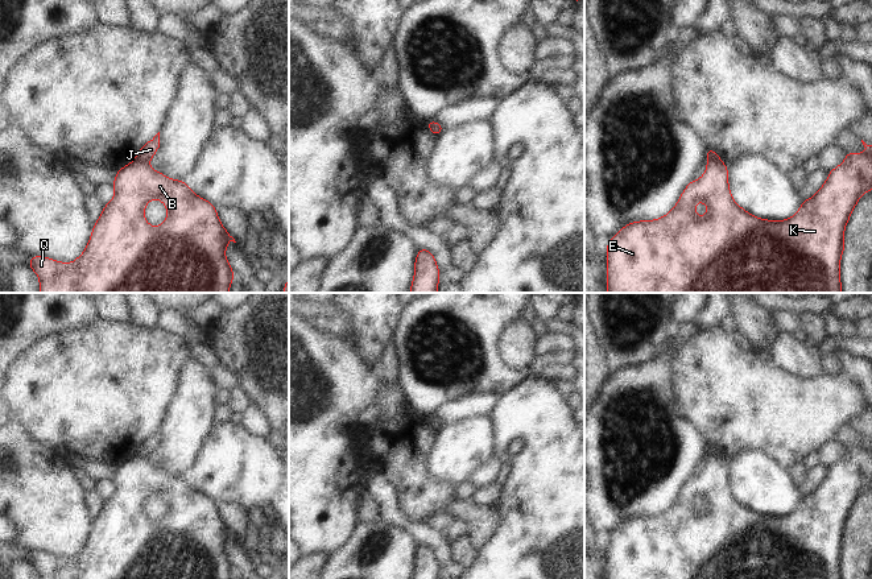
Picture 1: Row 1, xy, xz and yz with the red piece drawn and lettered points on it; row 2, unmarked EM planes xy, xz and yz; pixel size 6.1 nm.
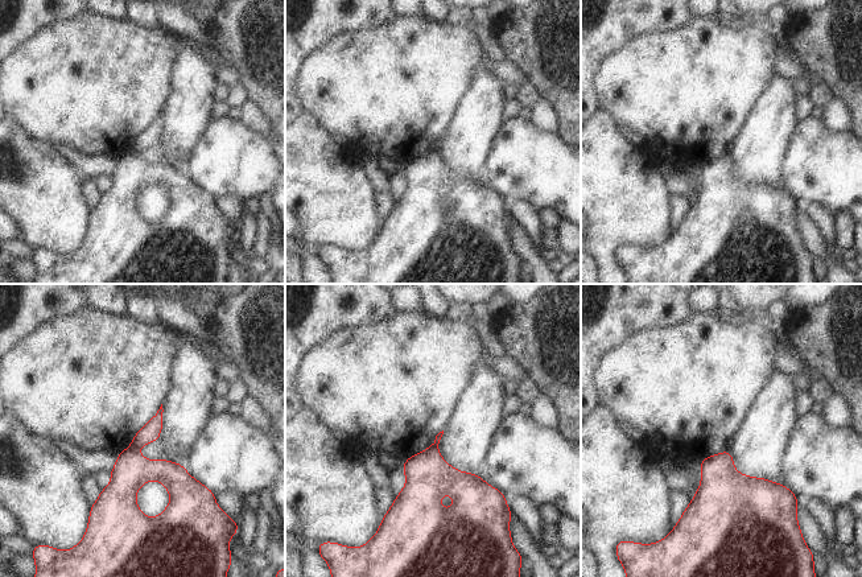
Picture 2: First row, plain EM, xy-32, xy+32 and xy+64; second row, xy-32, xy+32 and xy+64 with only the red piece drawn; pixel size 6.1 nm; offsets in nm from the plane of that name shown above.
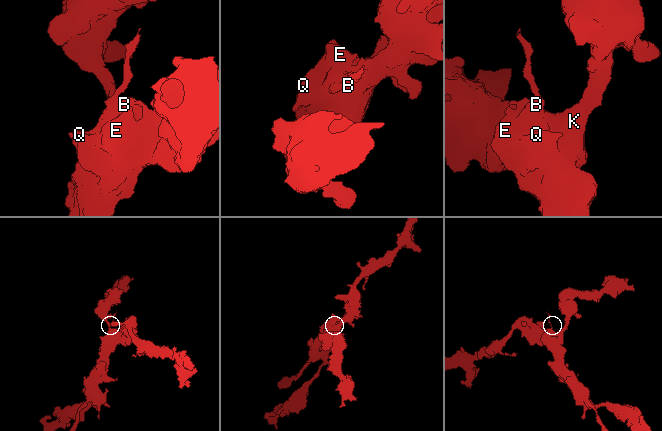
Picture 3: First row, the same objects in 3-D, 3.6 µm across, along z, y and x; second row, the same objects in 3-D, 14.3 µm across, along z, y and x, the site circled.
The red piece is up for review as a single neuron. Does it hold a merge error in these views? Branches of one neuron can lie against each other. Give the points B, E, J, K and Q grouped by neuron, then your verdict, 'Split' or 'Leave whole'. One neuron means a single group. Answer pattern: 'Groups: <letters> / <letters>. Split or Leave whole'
Groups: B E K Q / J. Split.

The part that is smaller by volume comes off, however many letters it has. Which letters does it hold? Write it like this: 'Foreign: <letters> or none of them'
Foreign: J

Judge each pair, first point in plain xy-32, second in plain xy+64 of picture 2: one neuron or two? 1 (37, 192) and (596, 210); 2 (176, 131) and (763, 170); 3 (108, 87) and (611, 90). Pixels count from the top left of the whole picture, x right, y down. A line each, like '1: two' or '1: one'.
1: one
2: one
3: one

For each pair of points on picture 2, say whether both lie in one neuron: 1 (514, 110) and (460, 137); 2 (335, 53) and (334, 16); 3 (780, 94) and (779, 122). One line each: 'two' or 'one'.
1: two
2: two
3: one

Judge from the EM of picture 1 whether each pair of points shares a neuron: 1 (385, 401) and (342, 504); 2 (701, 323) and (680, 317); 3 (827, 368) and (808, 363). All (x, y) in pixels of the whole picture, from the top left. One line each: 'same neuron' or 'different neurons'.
1: different neurons
2: different neurons
3: different neurons

